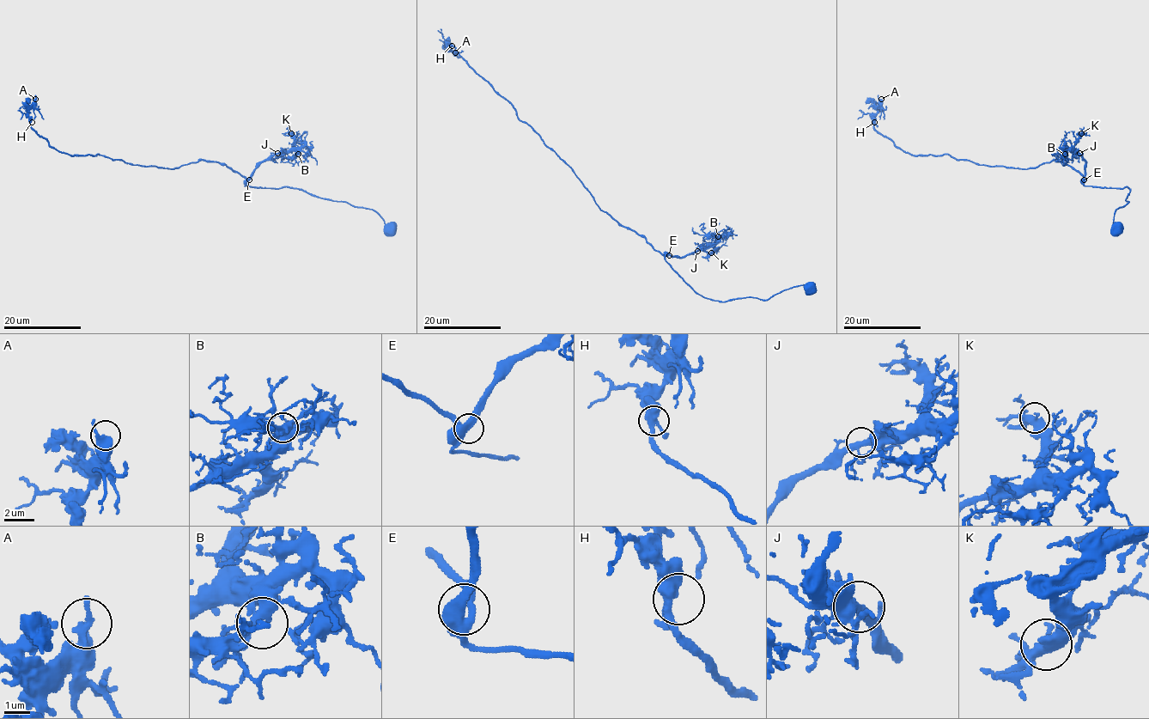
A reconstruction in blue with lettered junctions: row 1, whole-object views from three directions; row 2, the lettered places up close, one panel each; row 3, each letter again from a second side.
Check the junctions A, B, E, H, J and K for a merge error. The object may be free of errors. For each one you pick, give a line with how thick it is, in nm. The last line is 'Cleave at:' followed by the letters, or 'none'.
Cleave at: none

